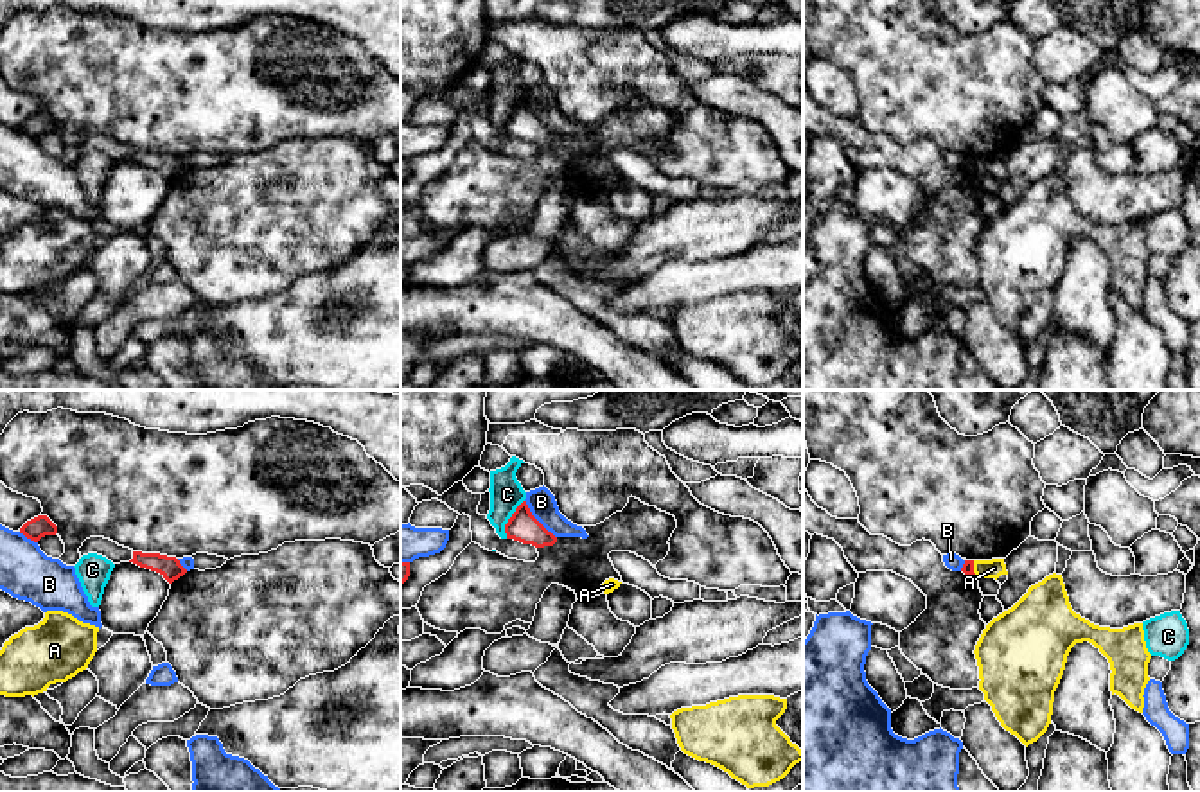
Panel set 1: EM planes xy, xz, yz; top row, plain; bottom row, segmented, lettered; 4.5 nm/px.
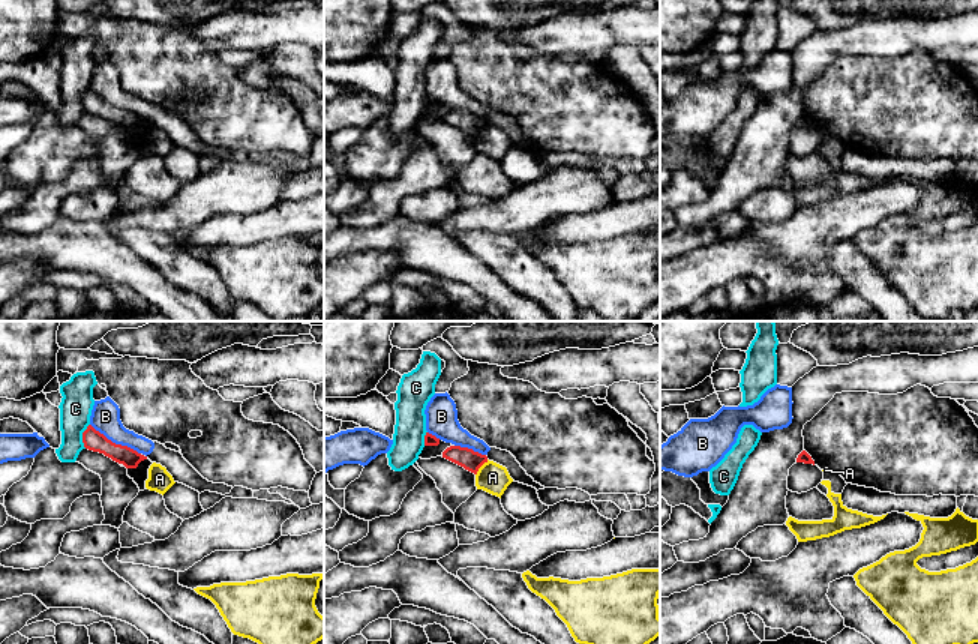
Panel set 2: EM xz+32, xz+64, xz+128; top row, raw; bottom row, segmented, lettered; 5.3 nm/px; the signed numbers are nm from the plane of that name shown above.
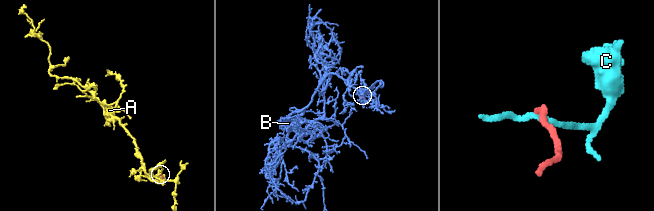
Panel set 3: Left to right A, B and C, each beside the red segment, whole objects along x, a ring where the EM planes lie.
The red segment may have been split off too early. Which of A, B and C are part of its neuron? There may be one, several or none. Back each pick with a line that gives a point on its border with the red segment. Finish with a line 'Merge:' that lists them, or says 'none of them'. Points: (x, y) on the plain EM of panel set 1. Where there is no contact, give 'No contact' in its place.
Merge: none of them

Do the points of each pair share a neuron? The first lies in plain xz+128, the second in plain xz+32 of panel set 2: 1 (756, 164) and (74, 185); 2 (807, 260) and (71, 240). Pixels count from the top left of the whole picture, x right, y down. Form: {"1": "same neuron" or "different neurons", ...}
{"1": "same neuron", "2": "different neurons"}

